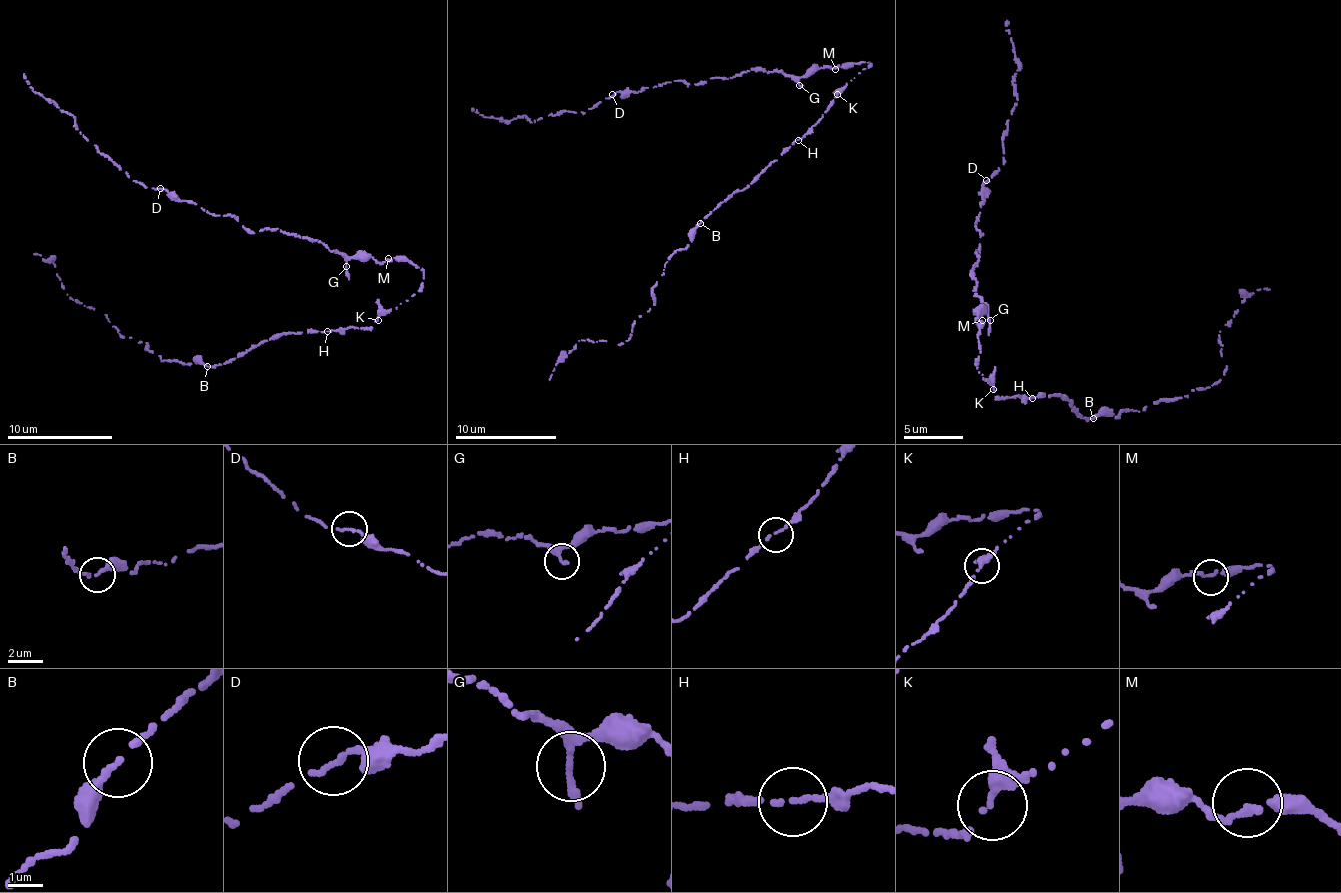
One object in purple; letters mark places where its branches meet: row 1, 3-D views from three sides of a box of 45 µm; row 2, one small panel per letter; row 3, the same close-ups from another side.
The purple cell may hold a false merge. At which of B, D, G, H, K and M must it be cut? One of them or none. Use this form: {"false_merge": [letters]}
{"false_merge": ["B"]}

